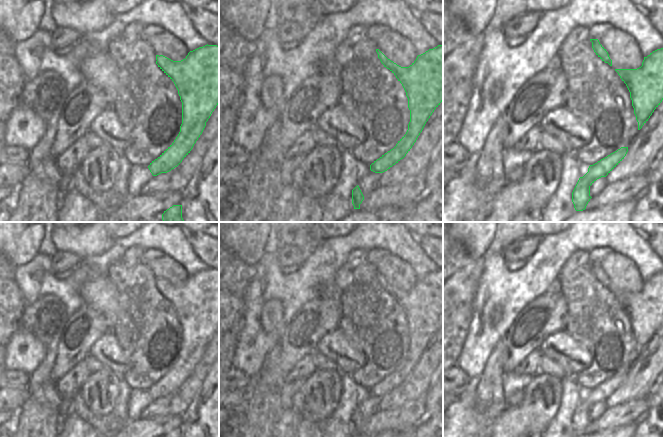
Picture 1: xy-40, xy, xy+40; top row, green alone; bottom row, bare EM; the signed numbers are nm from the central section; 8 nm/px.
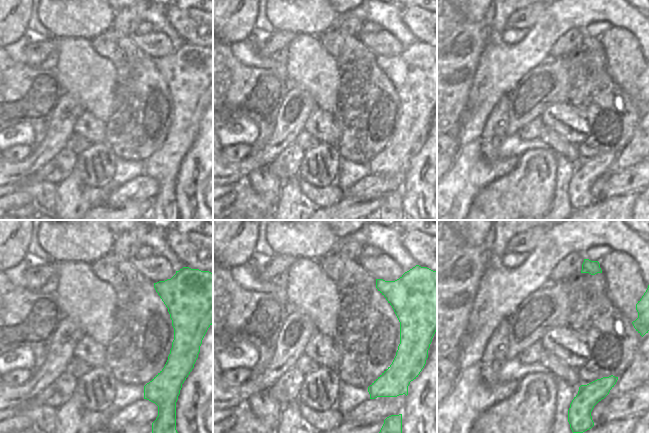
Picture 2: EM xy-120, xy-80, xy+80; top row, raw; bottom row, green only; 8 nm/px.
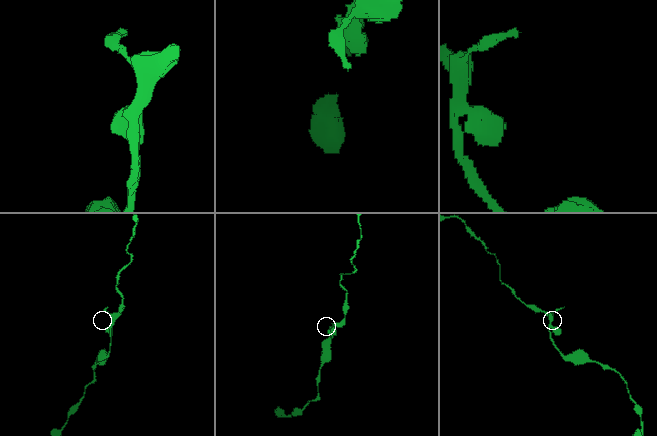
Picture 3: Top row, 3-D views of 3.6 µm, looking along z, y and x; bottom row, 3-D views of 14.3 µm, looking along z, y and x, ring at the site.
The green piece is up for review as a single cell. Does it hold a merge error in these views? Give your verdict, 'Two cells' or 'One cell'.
Two cells.

